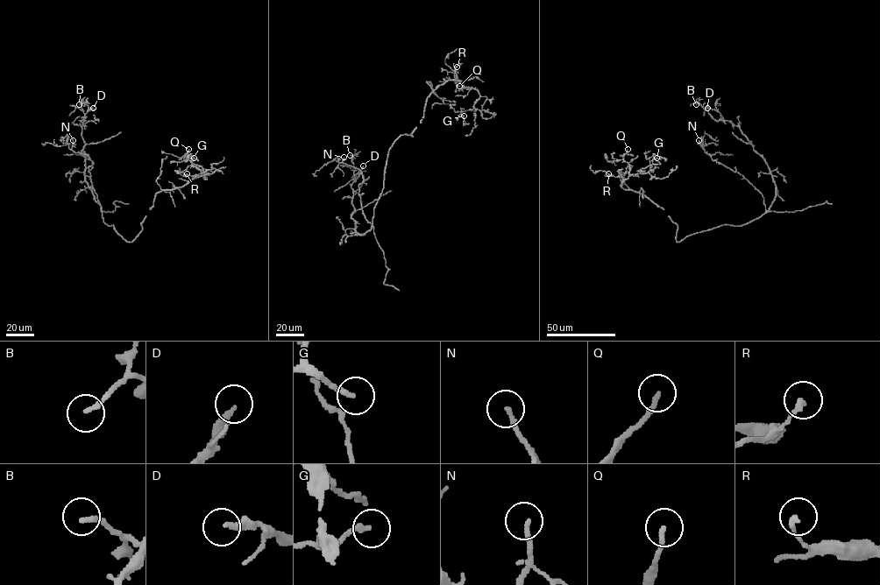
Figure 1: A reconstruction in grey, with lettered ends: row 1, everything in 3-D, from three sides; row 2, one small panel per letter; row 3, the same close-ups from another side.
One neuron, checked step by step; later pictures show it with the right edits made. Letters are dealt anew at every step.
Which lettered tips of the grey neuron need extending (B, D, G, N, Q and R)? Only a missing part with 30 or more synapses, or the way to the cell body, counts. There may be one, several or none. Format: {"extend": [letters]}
{"extend": ["G", "Q"]}

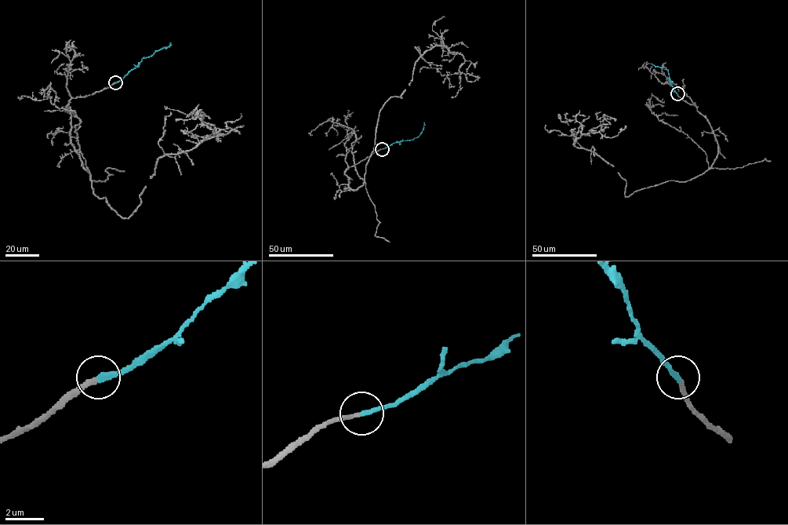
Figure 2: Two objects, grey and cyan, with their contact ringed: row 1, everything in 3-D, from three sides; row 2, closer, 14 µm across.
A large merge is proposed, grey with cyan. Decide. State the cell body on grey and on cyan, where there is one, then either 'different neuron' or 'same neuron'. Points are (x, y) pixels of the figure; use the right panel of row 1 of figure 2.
no cell body on grey; no cell body on cyan; same neuron

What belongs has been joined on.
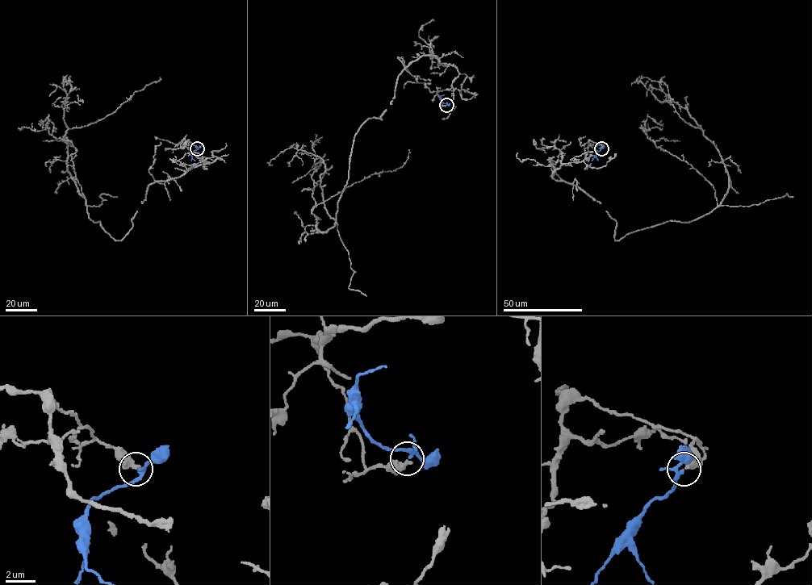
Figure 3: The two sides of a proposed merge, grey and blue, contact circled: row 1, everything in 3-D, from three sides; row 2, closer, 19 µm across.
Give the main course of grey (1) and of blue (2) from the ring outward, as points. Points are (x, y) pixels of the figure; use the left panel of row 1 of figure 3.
1: (197, 148), (188, 141), (210, 162), (151, 183), (123, 239), (89, 218), (63, 137), (112, 114), (160, 77)
2: (197, 148), (192, 152), (192, 158), (195, 160)

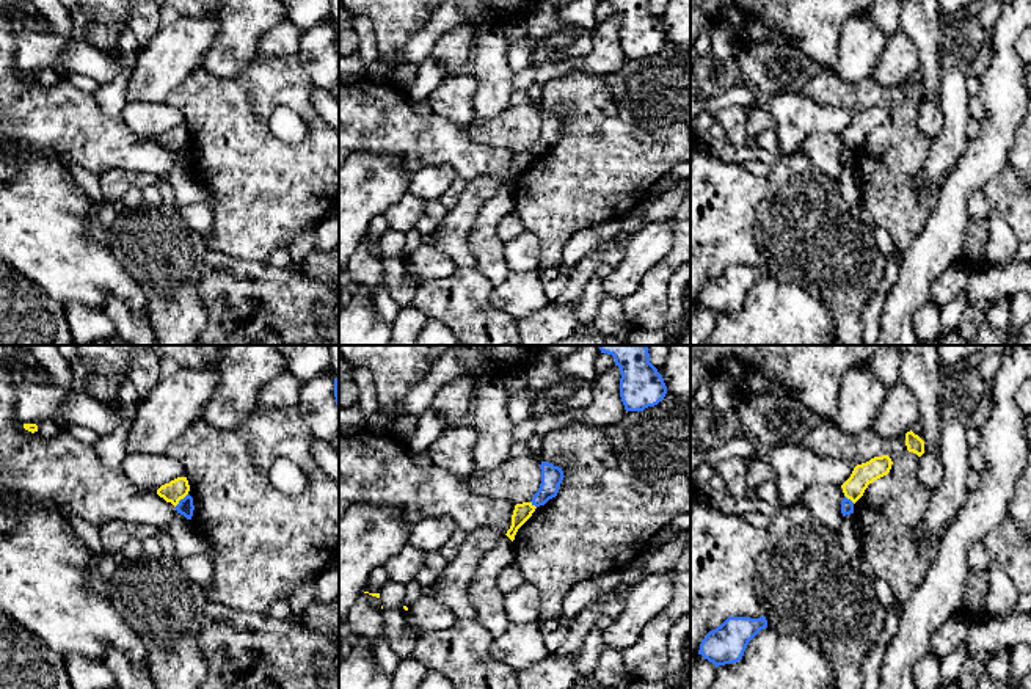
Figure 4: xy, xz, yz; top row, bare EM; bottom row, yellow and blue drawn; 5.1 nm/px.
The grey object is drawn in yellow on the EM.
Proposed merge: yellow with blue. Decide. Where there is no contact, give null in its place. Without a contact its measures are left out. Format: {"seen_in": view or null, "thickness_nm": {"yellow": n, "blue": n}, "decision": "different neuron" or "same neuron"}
{"seen_in": "xy", "thickness_nm": {"yellow": 110, "blue": 90}, "decision": "different neuron"}

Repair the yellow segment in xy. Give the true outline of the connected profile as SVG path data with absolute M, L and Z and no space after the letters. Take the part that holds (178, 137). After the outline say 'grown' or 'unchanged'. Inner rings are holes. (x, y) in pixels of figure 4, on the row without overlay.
M177 126L169 132L162 133L157 138L157 143L176 155L179 149L188 143L188 140L190 140L190 133L187 126Z; unchanged

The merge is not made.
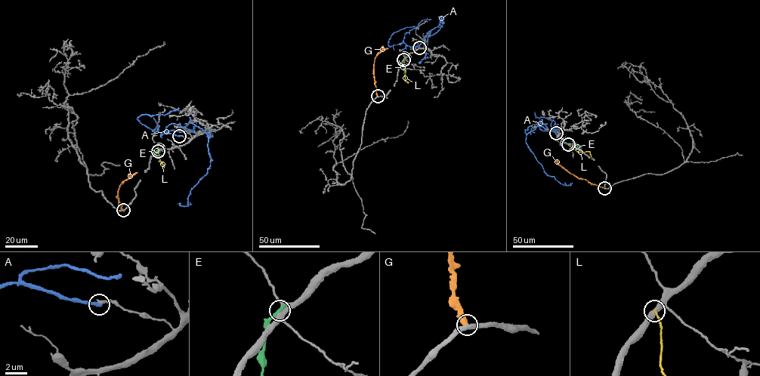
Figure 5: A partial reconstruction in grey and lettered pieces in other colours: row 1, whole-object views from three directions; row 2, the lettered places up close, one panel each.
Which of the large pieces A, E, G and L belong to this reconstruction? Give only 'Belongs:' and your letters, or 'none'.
Belongs: none

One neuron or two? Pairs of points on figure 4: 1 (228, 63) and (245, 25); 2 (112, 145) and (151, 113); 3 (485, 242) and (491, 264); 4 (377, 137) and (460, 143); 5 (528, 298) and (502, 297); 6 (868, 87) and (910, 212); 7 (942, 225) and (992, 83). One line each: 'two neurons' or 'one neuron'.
1: one neuron
2: two neurons
3: one neuron
4: one neuron
5: one neuron
6: one neuron
7: one neuron

